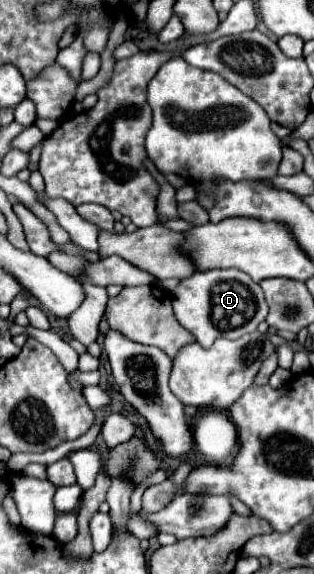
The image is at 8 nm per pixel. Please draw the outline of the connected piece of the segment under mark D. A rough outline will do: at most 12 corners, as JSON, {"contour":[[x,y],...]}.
{"contour":[[206,270],[174,290],[196,342],[240,338],[268,314],[240,270]]}

